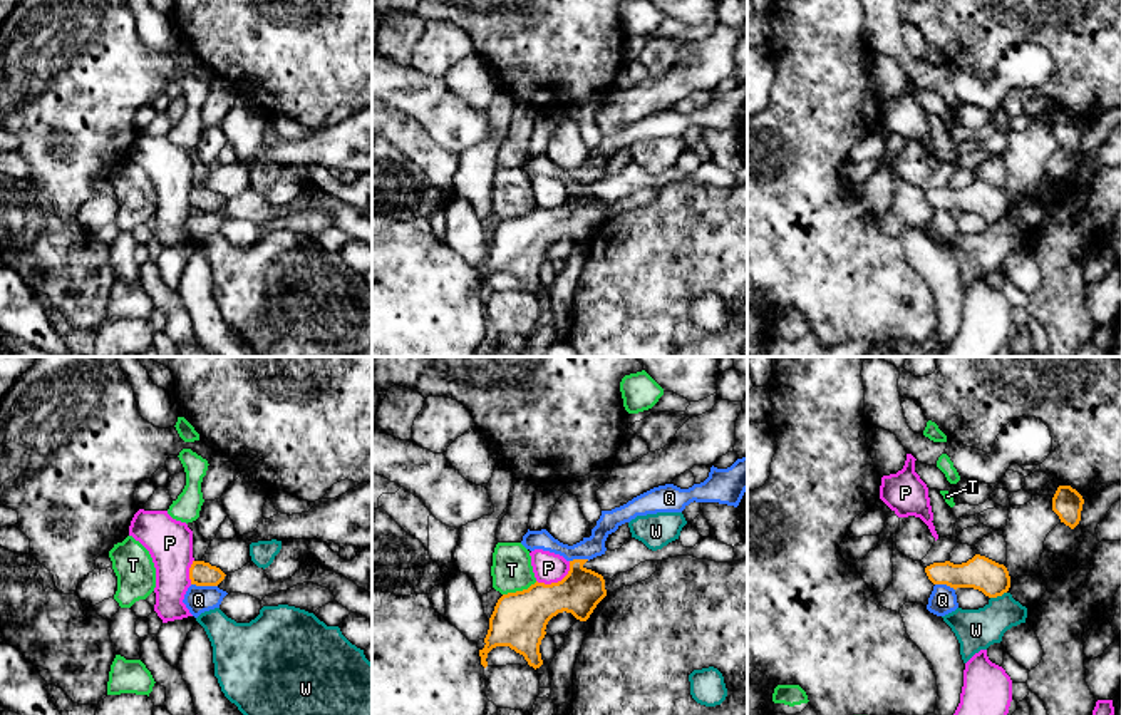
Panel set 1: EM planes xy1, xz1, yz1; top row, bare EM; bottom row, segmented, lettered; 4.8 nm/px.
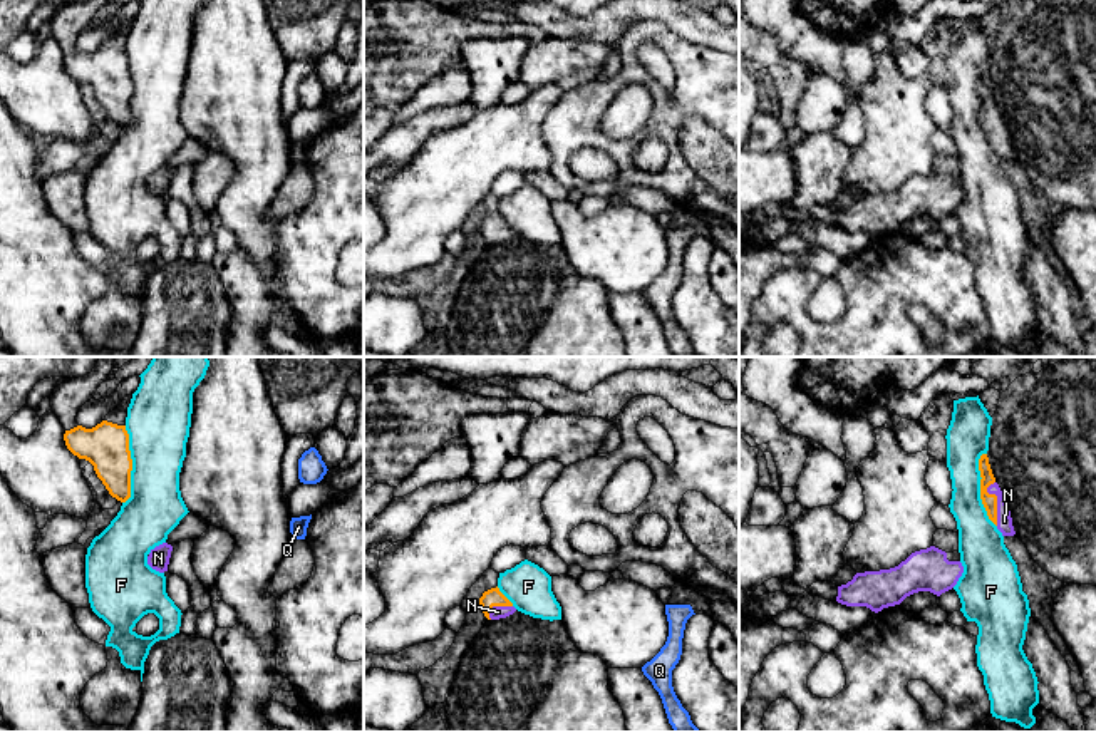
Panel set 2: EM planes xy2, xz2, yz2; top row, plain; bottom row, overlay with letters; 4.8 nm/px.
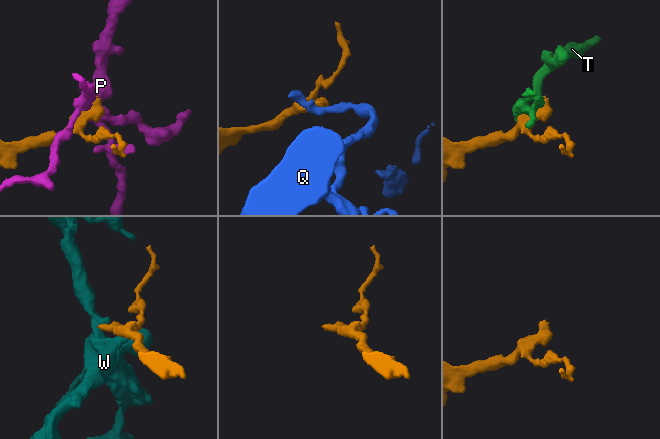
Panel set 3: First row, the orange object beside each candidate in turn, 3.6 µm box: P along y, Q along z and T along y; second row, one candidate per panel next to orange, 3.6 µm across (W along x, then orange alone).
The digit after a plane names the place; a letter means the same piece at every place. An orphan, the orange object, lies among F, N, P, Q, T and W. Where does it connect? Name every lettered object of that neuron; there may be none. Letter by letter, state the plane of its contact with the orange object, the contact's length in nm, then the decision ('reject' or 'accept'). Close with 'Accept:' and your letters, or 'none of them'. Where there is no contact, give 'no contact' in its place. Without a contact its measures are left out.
F: meets orange in xy2; contact 380 nm long; reject
N: meets orange in yz2; contact 220 nm long; accept
P: meets orange in xz1; contact 190 nm long; reject
Q: meets orange in xy1; contact 130 nm long; reject
T: meets orange in xz1; contact 180 nm long; reject
W: meets orange in yz1; contact 90 nm long; reject
Accept: N

